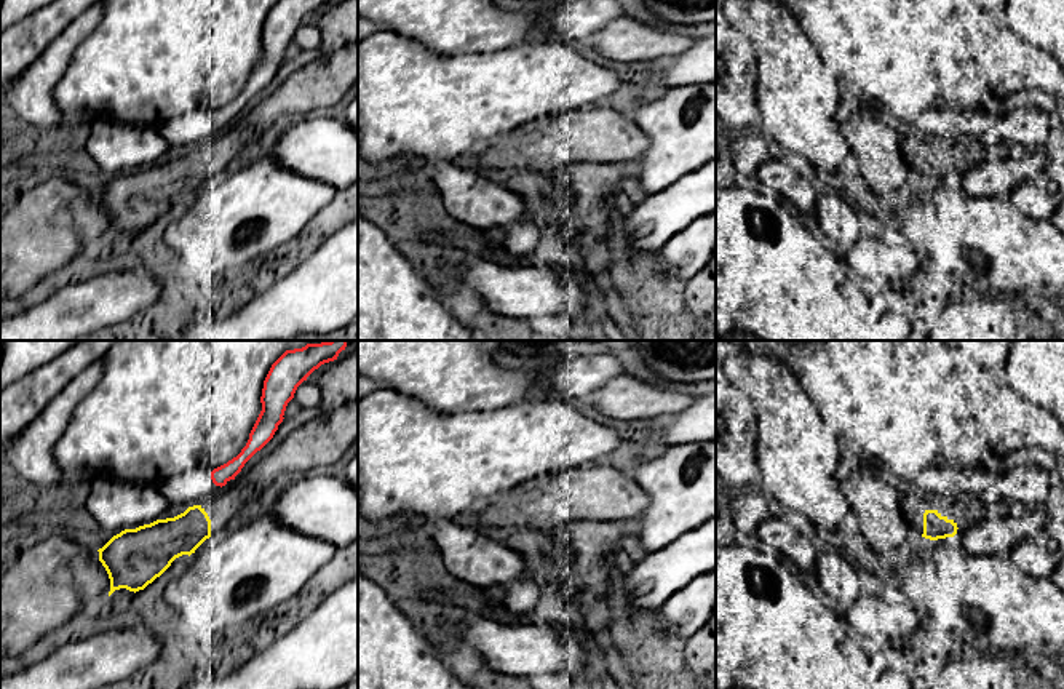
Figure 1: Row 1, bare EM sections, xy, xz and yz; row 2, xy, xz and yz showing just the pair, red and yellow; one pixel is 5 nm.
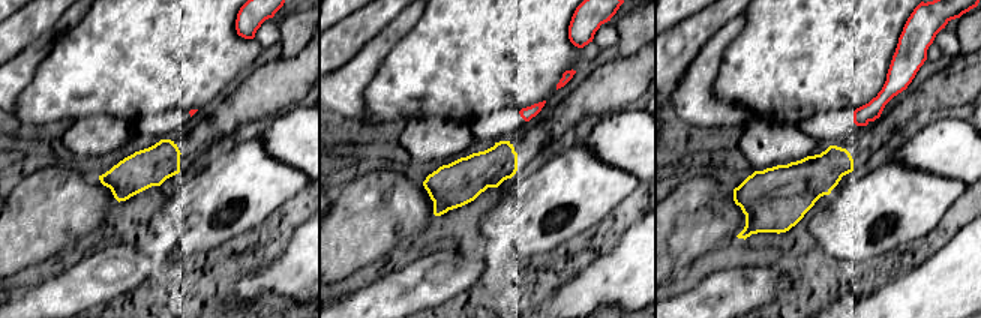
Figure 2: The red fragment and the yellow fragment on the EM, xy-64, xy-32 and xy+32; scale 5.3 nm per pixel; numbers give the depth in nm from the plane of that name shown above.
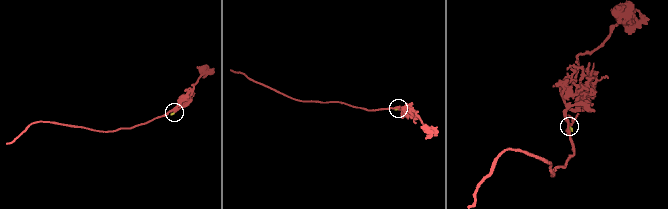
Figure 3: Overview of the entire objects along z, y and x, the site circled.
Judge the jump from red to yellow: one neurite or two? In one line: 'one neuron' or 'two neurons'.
two neurons

